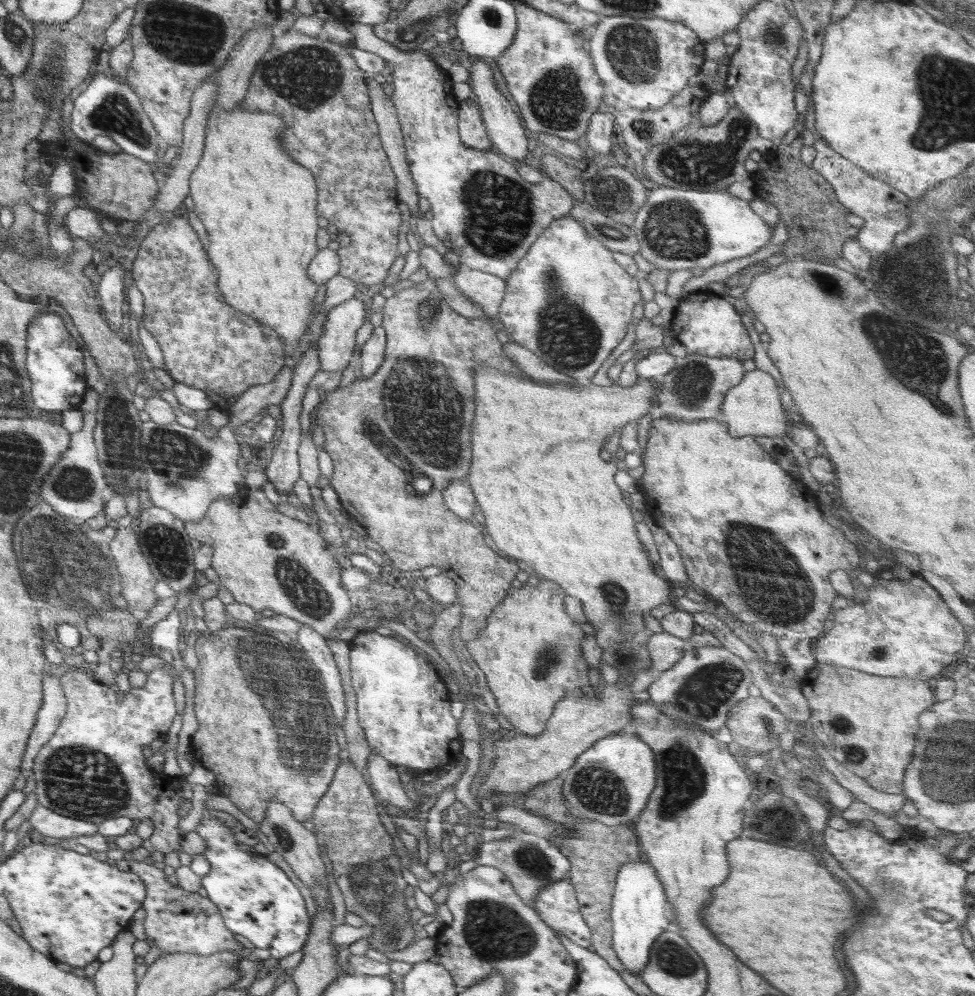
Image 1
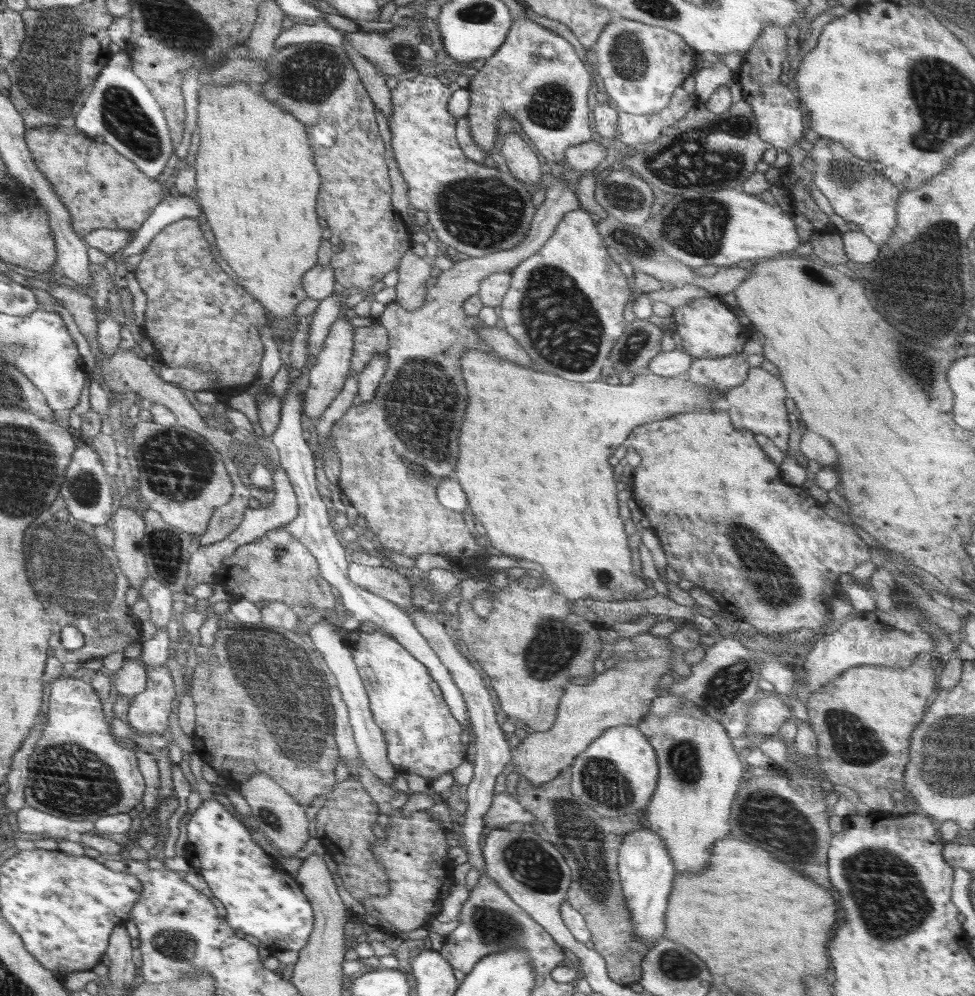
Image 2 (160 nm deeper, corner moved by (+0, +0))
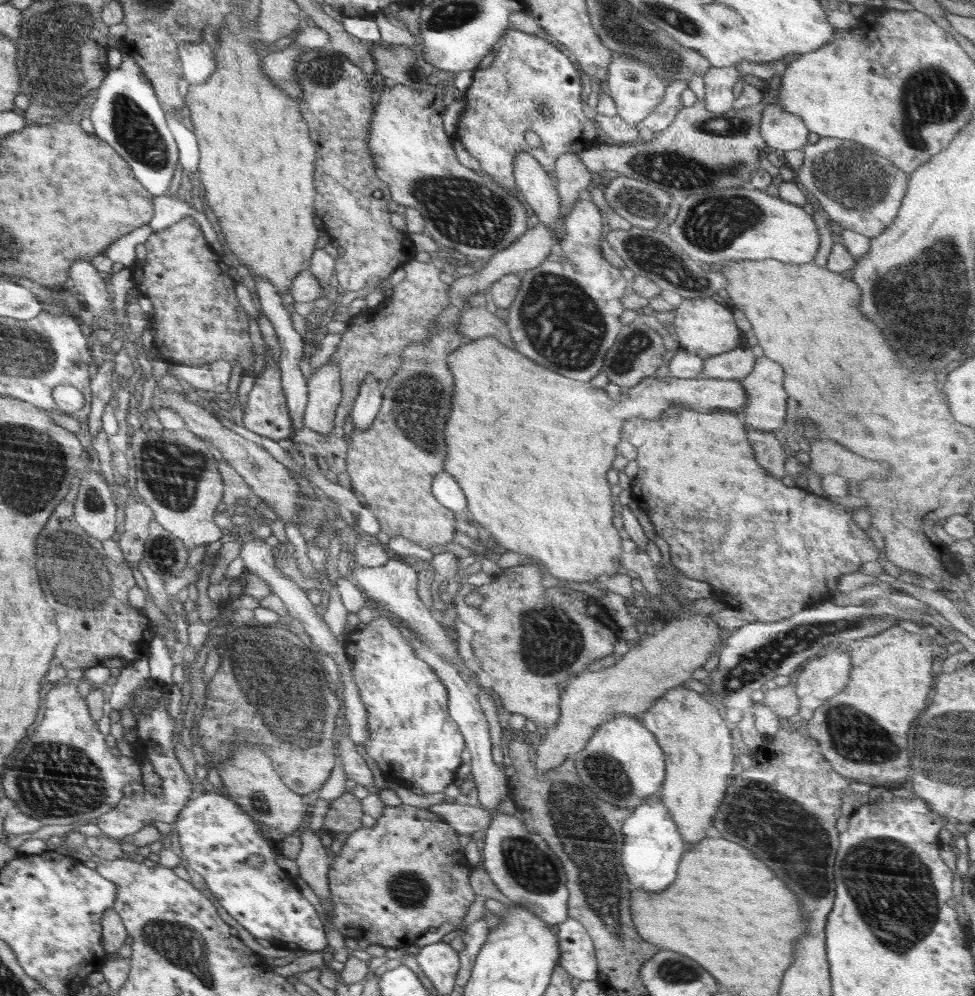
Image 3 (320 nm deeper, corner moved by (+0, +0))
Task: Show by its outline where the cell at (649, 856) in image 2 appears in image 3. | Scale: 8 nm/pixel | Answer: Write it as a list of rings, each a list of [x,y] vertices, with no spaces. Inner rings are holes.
[[[658,794],[646,797],[642,804],[635,806],[632,814],[623,822],[621,831],[624,836],[621,861],[631,884],[638,890],[654,894],[666,890],[666,886],[670,886],[676,878],[676,868],[682,860],[685,842],[661,797]]]

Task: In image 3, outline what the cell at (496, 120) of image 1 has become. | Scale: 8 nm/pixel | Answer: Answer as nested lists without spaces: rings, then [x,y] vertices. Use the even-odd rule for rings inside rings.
[[[518,152],[513,162],[513,178],[517,188],[519,188],[518,192],[522,194],[526,204],[531,206],[539,222],[547,226],[549,230],[553,230],[556,242],[560,243],[560,240],[563,240],[563,236],[566,234],[566,227],[565,218],[561,217],[561,202],[555,189],[556,182],[553,175],[547,173],[530,153]]]

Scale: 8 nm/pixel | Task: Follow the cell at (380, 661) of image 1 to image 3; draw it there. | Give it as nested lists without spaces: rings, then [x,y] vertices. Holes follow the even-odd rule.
[[[376,615],[374,620],[371,620],[363,630],[354,630],[346,634],[348,635],[348,640],[346,640],[348,644],[346,644],[345,653],[353,668],[353,677],[356,686],[358,686],[358,692],[362,696],[360,700],[363,702],[364,708],[368,710],[367,731],[369,732],[370,740],[366,742],[366,754],[374,760],[374,766],[377,766],[381,770],[387,782],[408,788],[418,787],[424,790],[425,793],[443,792],[446,786],[454,783],[456,780],[456,770],[463,764],[460,754],[462,754],[465,746],[463,734],[448,712],[448,693],[445,684],[442,684],[442,681],[436,676],[434,669],[429,664],[426,664],[426,662],[420,660],[414,654],[412,645],[408,642],[408,639],[405,639],[405,636],[400,632],[400,628],[394,626],[388,617]]]

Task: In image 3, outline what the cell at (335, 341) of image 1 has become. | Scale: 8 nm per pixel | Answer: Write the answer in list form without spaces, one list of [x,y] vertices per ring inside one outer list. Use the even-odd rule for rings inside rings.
[[[327,360],[324,366],[321,366],[315,373],[307,379],[307,405],[302,417],[303,426],[311,428],[318,434],[328,435],[334,428],[335,412],[340,404],[341,382],[339,368]]]

